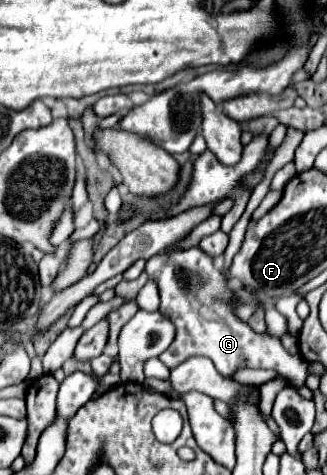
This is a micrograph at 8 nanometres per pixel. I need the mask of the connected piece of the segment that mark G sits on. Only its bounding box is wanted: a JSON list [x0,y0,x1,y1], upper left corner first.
[147,247,307,379]

